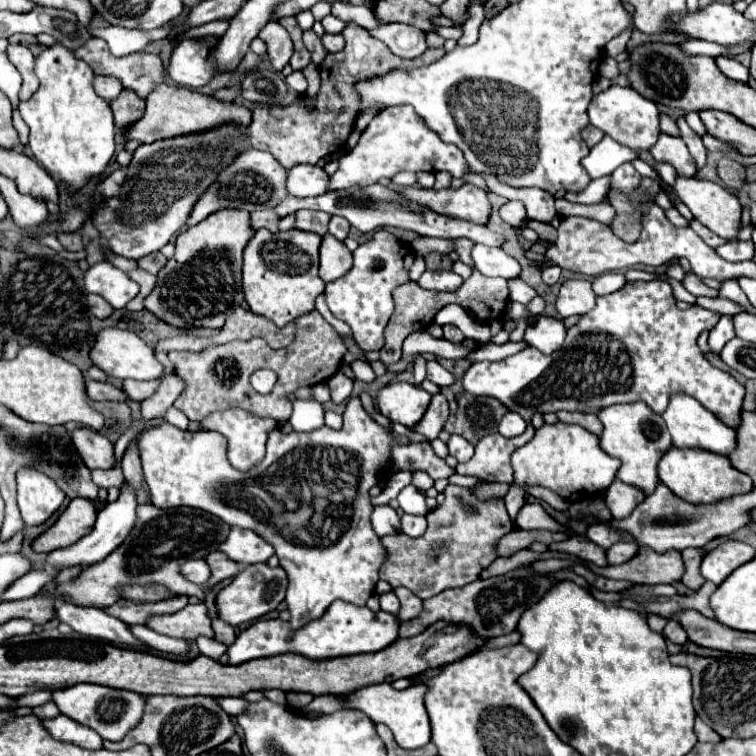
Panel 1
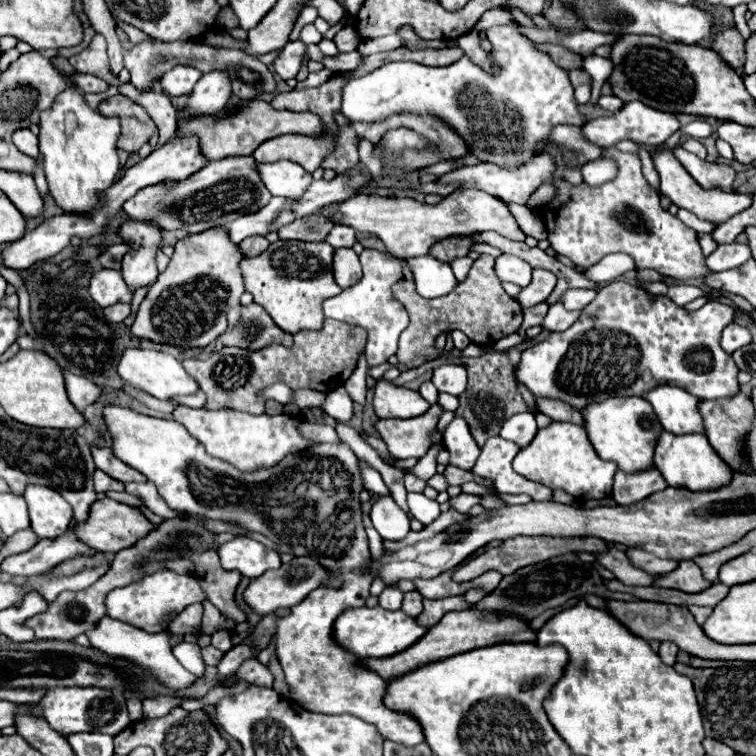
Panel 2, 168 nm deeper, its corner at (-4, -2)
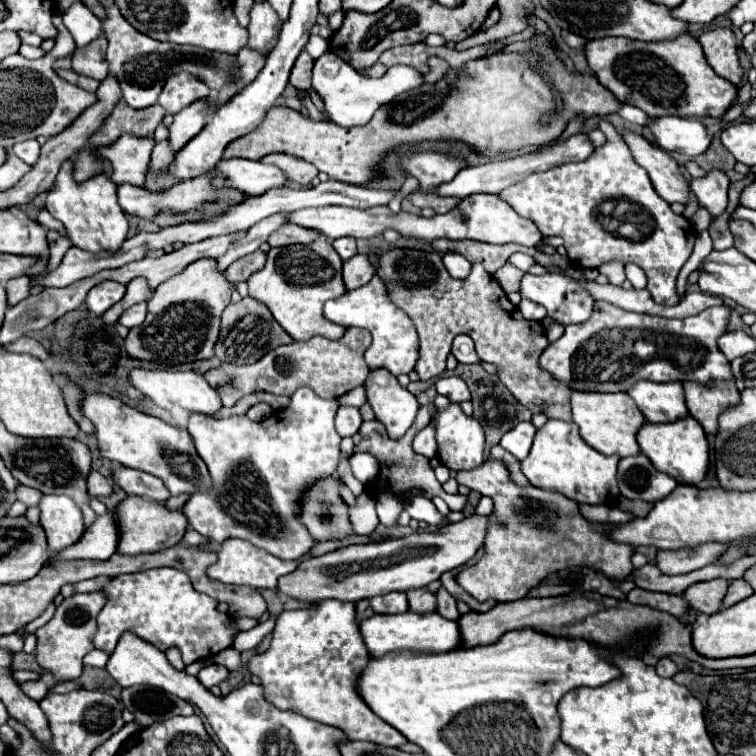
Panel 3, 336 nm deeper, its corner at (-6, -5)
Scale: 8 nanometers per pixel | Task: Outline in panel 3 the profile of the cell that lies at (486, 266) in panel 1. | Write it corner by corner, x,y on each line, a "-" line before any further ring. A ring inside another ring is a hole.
526,274
522,278
520,294
548,310
548,316
558,324
580,324
592,314
594,298
580,286
578,280
564,274

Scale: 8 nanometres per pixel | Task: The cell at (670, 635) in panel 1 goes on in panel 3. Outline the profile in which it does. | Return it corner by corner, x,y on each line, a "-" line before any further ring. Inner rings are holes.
662,658
662,660
656,664
656,672
658,672
658,676
662,676
662,678
672,678
672,676
678,672
678,668
676,668
676,664
674,664
670,658

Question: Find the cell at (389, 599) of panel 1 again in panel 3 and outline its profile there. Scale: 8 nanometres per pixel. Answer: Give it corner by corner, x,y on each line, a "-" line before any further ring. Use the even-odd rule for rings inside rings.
384,594
378,598
370,598
370,608
376,614
402,614
408,610
408,600
406,594

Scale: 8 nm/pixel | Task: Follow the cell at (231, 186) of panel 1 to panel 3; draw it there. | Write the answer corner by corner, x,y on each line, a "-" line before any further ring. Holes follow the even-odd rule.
198,176
194,180
188,182
180,182
170,190
160,190
160,192
150,192
144,188
136,188
130,184
118,184
118,204
126,214
138,216
138,218
148,218
154,220
160,228
166,226
176,226
182,222
196,222
196,220
208,220
214,218
218,214
222,214
222,210
242,202
246,196
238,190
232,188
214,188
210,182
210,176

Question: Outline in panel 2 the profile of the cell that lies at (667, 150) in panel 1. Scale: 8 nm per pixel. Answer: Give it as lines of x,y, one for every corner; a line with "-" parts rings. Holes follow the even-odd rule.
674,147
672,153
702,187
706,187
706,189
708,187
720,187
724,191
732,191
732,183
736,177
736,171
732,165
702,161
694,153
690,153
682,147

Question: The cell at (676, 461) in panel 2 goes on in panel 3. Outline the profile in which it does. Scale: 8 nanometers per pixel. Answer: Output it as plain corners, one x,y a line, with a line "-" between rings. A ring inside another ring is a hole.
692,416
678,418
670,424
646,422
638,430
636,440
640,450
652,460
652,464
658,470
670,474
674,480
678,480
678,484
698,484
708,472
708,440
702,426

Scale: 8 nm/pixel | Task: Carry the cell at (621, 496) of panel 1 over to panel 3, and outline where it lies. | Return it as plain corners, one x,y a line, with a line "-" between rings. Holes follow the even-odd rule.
646,454
626,456
618,464
618,484
620,494
630,500
646,500
658,502
666,498
678,482
668,474
654,468

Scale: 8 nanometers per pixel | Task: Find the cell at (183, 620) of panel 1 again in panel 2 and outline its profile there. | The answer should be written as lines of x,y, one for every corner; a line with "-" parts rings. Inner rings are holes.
216,631
216,635
212,635
212,645
216,649
220,649
222,653
226,653
232,647
232,637
230,631

